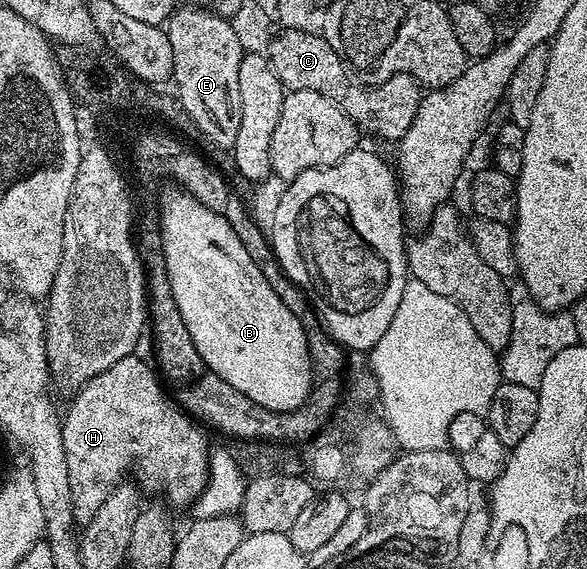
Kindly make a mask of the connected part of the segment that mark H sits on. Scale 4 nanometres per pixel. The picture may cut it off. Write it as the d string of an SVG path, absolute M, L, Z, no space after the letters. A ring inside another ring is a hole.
M134 354L119 358L115 366L107 366L103 374L95 374L87 383L72 393L73 401L63 412L61 433L63 454L67 454L67 474L71 478L73 515L78 521L87 522L111 494L116 484L122 483L133 464L136 483L146 493L162 492L174 509L188 509L203 494L209 481L209 453L211 443L204 436L202 425L184 411L176 399L168 400L161 389L162 381L154 365Z

